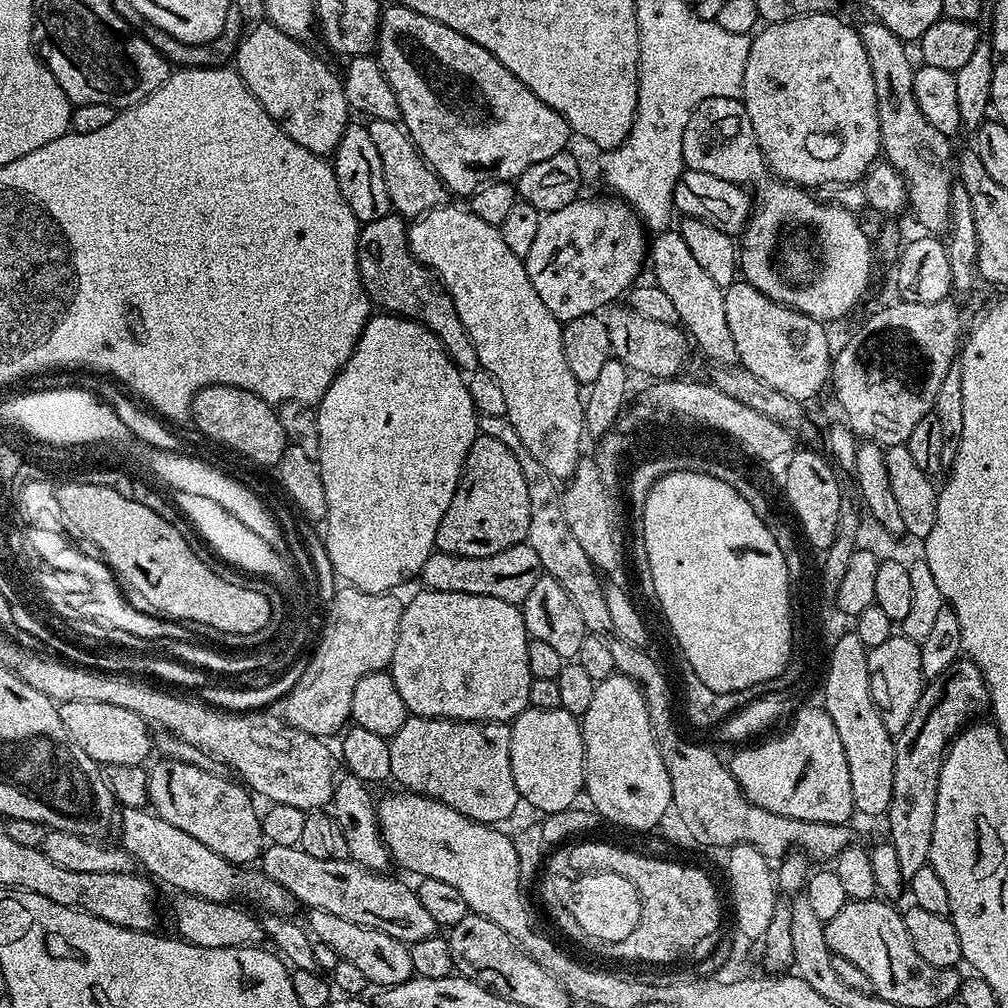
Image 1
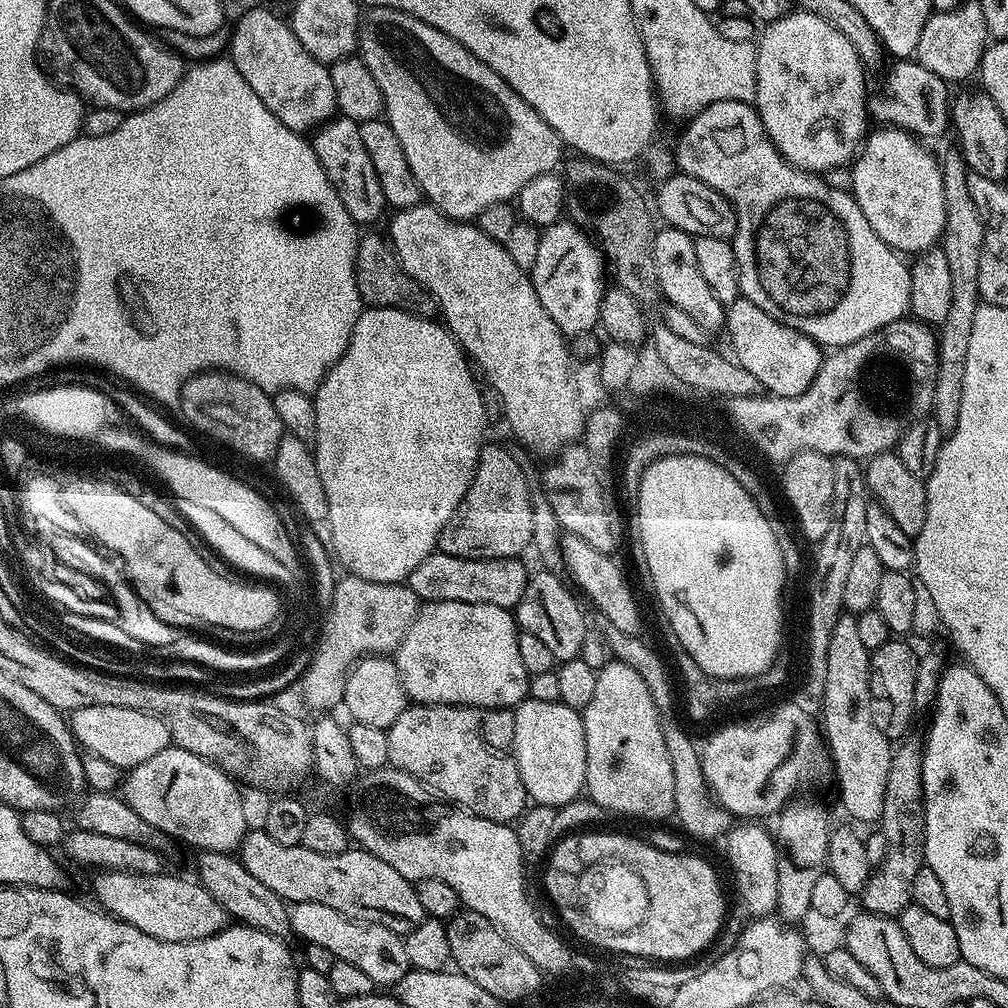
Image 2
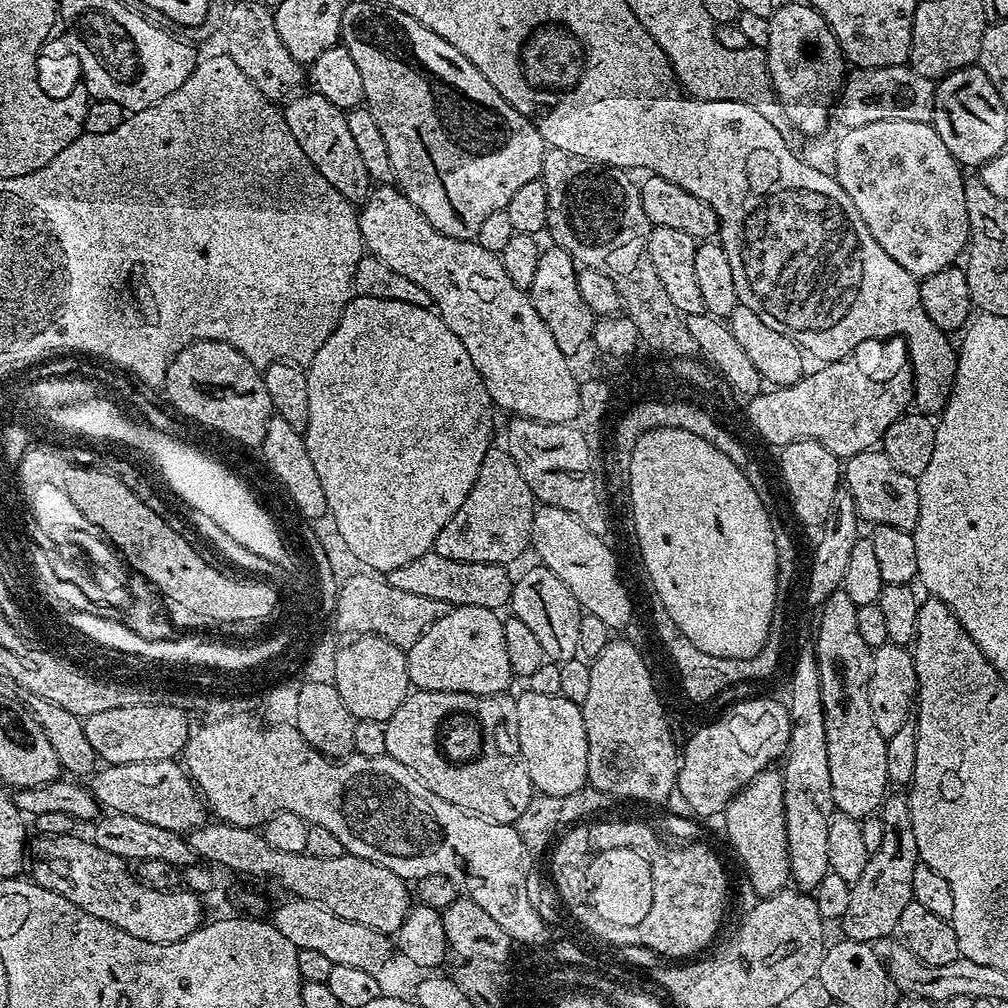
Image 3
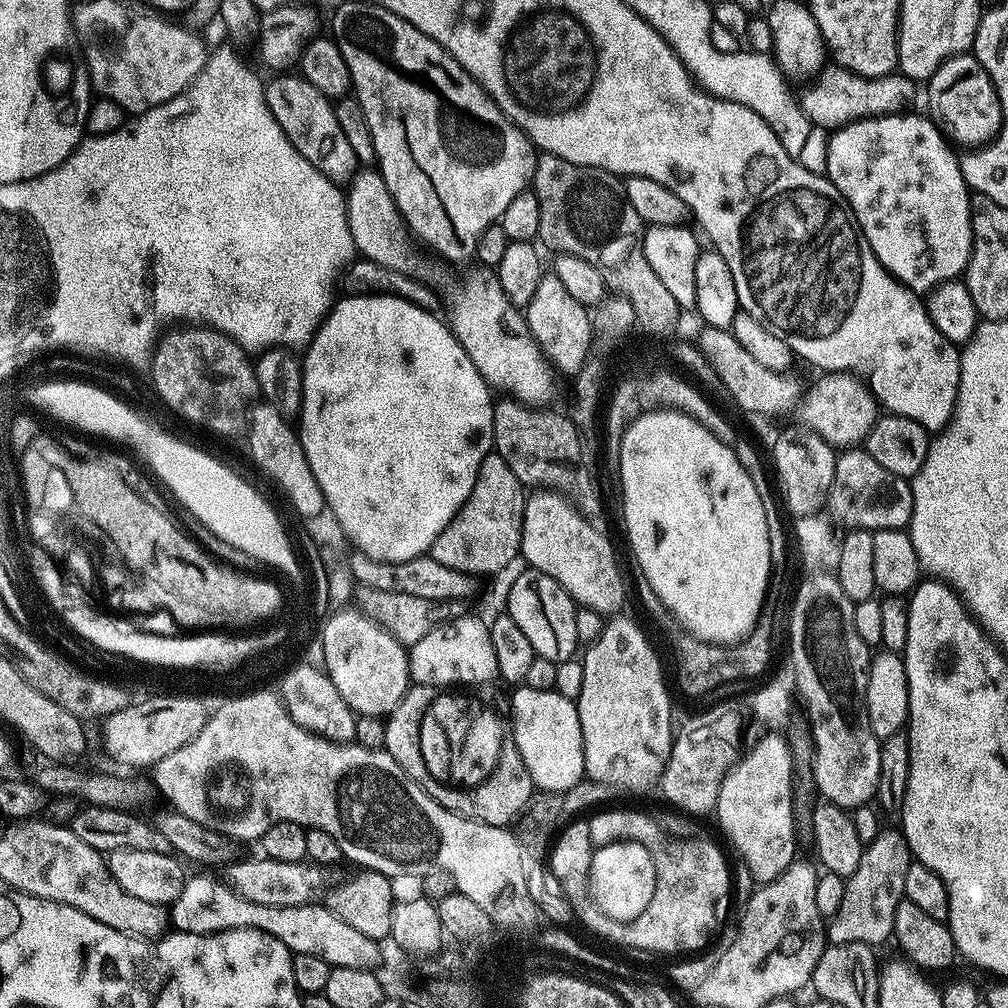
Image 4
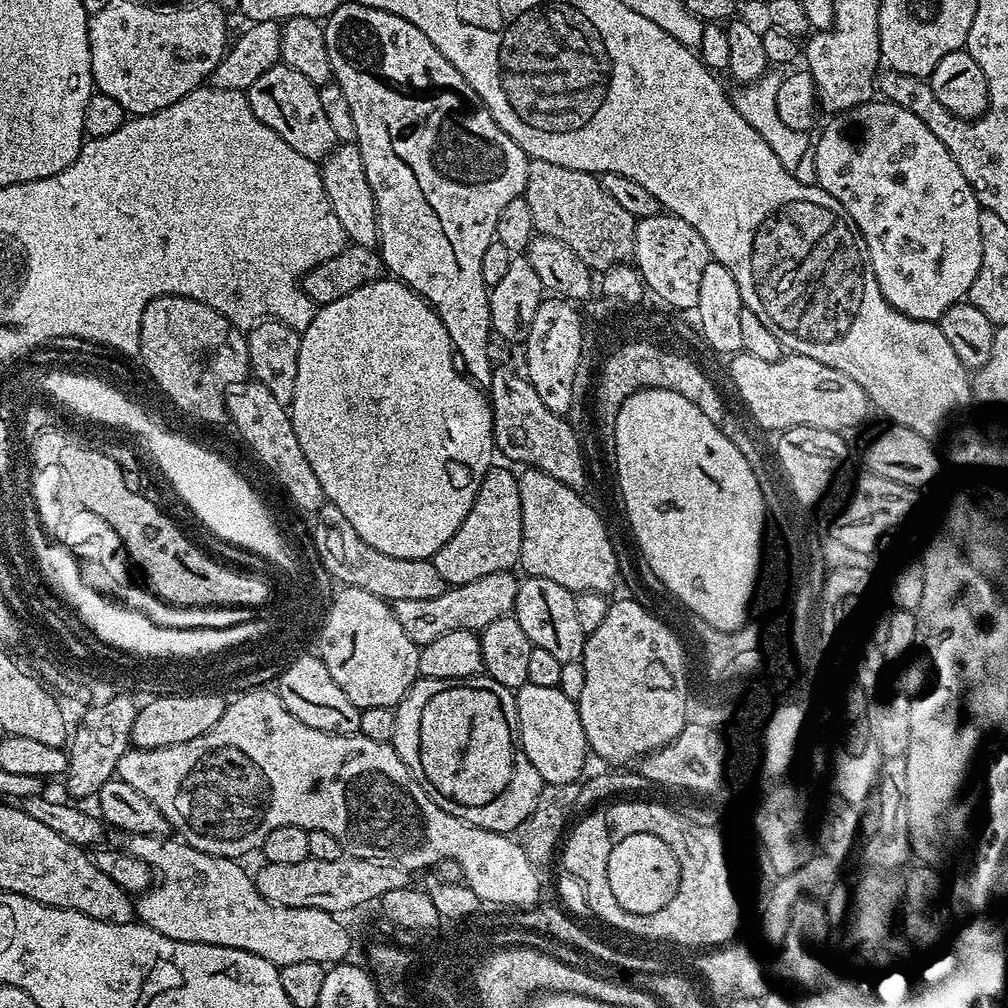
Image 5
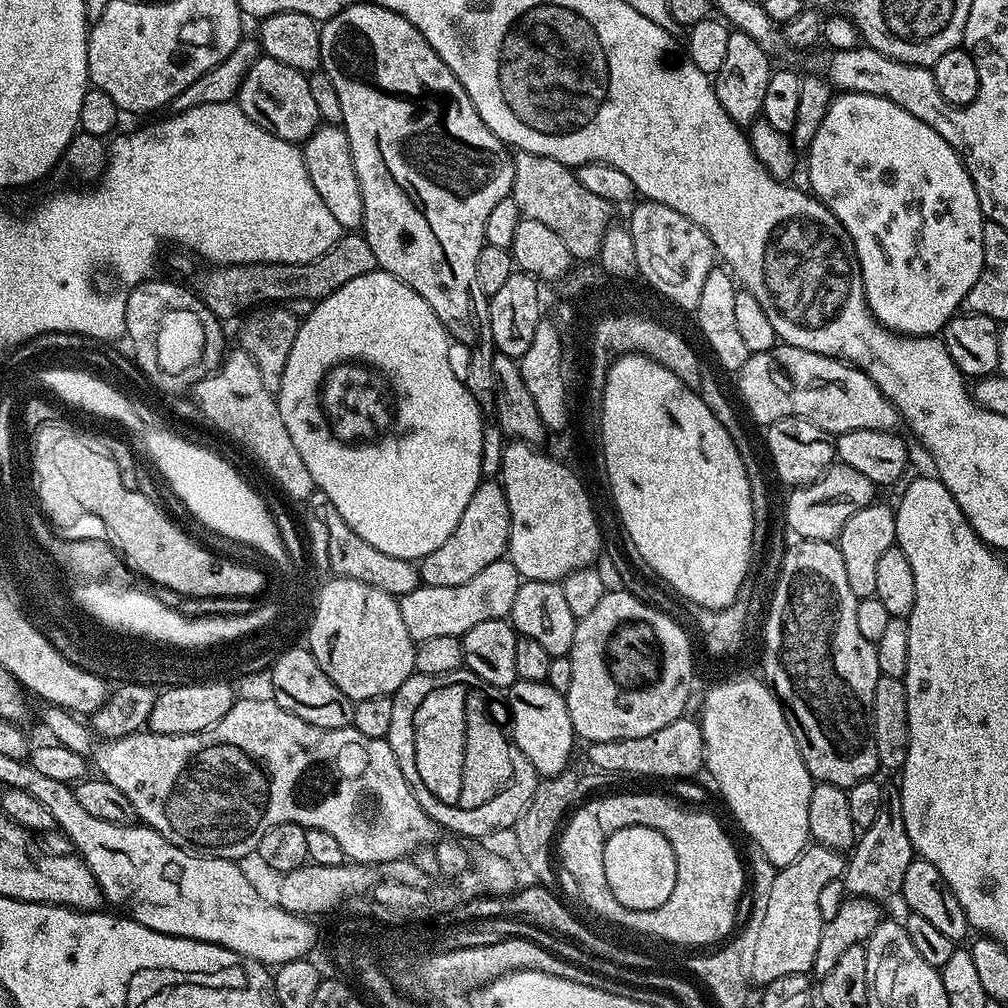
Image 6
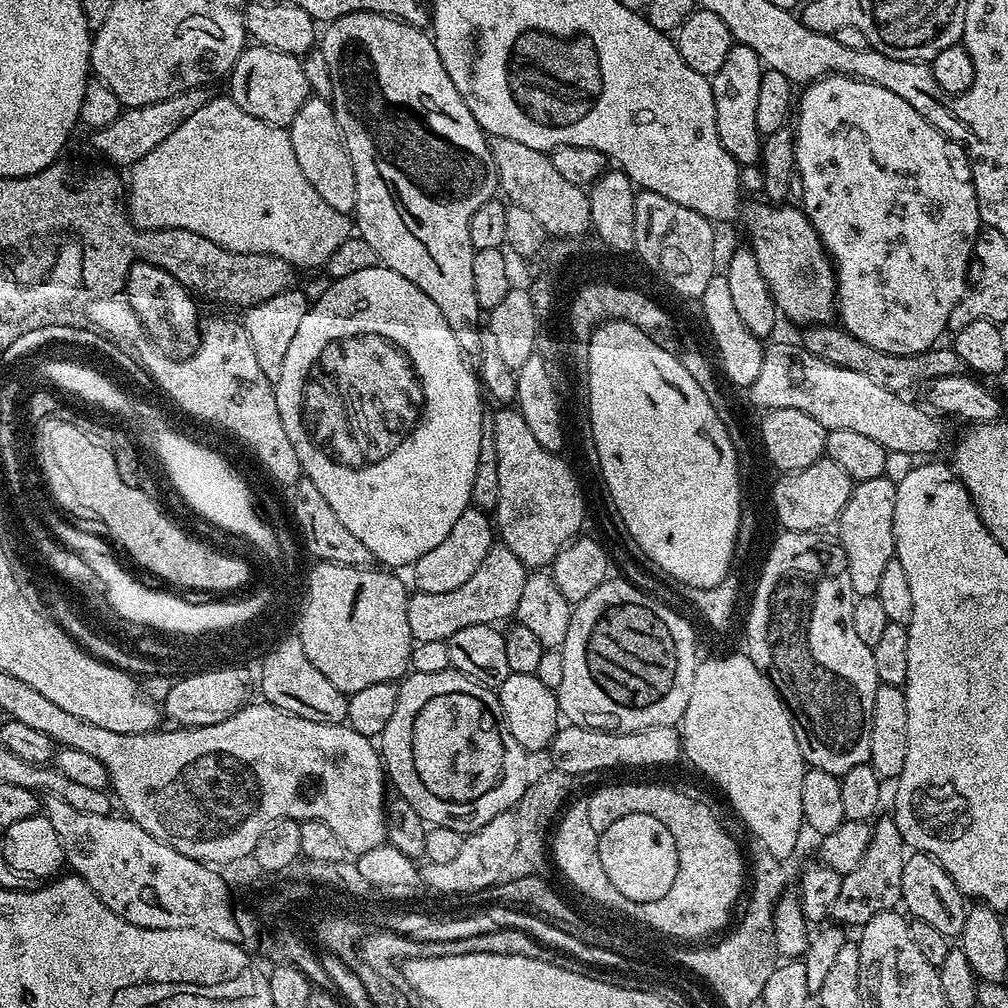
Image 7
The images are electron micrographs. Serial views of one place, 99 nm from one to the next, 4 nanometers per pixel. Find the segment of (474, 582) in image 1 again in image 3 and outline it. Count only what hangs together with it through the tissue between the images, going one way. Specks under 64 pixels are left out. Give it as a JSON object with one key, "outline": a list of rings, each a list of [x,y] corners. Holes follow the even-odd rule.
{"outline":[[[429,550],[426,554],[422,554],[418,558],[414,558],[414,562],[406,562],[406,566],[398,566],[392,572],[387,573],[386,579],[390,586],[398,586],[398,590],[406,590],[406,594],[418,594],[422,598],[430,598],[442,602],[445,606],[455,606],[465,604],[466,606],[482,606],[493,610],[500,610],[500,607],[507,605],[512,598],[512,585],[514,583],[513,573],[508,573],[509,569],[502,564],[482,564],[480,562],[458,562],[450,558],[442,558],[435,550]]]}

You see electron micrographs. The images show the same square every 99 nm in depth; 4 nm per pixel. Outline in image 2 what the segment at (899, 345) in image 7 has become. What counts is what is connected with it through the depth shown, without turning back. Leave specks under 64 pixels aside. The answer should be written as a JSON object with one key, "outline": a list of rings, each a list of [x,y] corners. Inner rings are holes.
{"outline":[[[880,126],[877,132],[869,131],[865,135],[851,165],[852,196],[858,202],[866,222],[897,253],[912,252],[919,254],[935,249],[941,243],[941,236],[946,226],[946,197],[943,193],[943,170],[941,161],[932,157],[923,148],[921,141],[903,128]]]}

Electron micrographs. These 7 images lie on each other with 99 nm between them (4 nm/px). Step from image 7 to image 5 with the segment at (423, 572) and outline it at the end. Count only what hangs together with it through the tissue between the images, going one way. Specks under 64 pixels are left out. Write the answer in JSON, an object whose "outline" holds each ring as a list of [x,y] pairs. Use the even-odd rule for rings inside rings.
{"outline":[[[493,466],[482,478],[478,494],[458,530],[432,557],[434,570],[444,579],[445,585],[455,586],[486,578],[486,574],[507,572],[520,562],[522,550],[522,498],[520,481],[511,467]]]}

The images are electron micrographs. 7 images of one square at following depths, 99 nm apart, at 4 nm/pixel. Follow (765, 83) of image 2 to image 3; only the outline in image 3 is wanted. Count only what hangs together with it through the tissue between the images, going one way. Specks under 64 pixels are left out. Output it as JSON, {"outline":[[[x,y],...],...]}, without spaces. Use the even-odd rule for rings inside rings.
{"outline":[[[811,3],[784,4],[773,11],[769,22],[770,38],[766,49],[768,61],[768,83],[771,91],[776,92],[776,100],[784,111],[784,116],[801,132],[804,138],[820,136],[828,127],[830,108],[827,108],[828,99],[839,93],[846,79],[846,61],[840,51],[840,43],[836,36],[829,30],[828,24],[812,7]]]}

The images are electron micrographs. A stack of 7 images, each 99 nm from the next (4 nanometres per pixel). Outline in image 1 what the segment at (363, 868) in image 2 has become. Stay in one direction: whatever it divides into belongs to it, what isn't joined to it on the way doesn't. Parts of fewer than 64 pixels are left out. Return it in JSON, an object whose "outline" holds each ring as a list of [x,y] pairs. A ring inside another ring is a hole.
{"outline":[[[268,844],[262,853],[262,871],[278,886],[282,886],[297,905],[305,904],[305,909],[326,910],[346,918],[346,922],[358,922],[358,926],[370,926],[398,938],[406,945],[422,942],[422,938],[437,935],[438,926],[430,913],[418,902],[415,891],[407,888],[400,880],[389,874],[372,872],[349,858],[346,860],[323,860],[313,858],[297,846]]]}

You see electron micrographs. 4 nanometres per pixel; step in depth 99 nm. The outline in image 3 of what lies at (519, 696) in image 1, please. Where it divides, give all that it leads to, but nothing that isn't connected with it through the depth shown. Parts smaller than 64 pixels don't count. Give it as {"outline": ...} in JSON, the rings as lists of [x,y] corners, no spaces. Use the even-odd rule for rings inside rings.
{"outline":[[[458,604],[449,607],[437,620],[431,624],[422,634],[422,638],[418,638],[418,642],[414,642],[414,646],[407,649],[408,657],[408,682],[413,689],[422,692],[465,692],[466,694],[474,694],[475,696],[499,696],[507,693],[508,683],[514,680],[512,675],[512,667],[510,666],[510,657],[506,654],[506,634],[504,633],[504,620],[501,619],[493,609],[483,608],[482,606],[466,606]]]}

